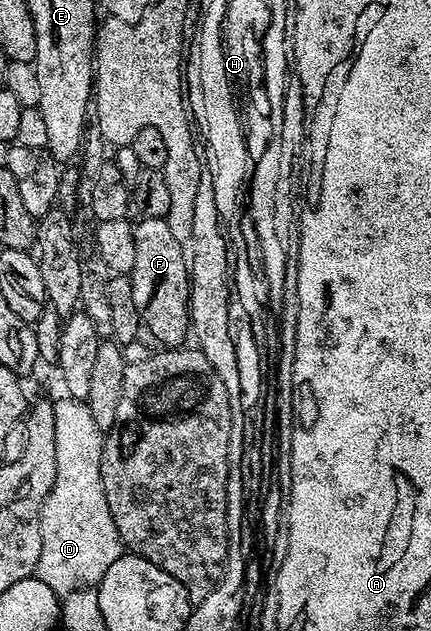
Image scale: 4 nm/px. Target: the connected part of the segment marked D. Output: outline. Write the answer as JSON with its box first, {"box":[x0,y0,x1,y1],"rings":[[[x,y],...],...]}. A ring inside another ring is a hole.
{"box":[36,396,124,596],"rings":[[[62,396],[62,399],[57,399],[57,401],[54,402],[54,411],[56,412],[56,480],[48,492],[46,503],[42,505],[42,519],[40,520],[42,547],[40,548],[40,560],[38,561],[36,576],[41,582],[48,584],[48,588],[52,588],[54,594],[65,596],[71,594],[73,590],[97,587],[102,581],[104,572],[108,572],[108,568],[112,568],[112,564],[116,564],[116,560],[122,557],[124,547],[120,540],[120,532],[116,532],[116,524],[108,512],[108,504],[104,496],[104,484],[100,480],[100,456],[102,455],[102,444],[104,441],[103,430],[98,428],[95,421],[92,420],[92,413],[86,406],[85,401],[69,396]]]}

